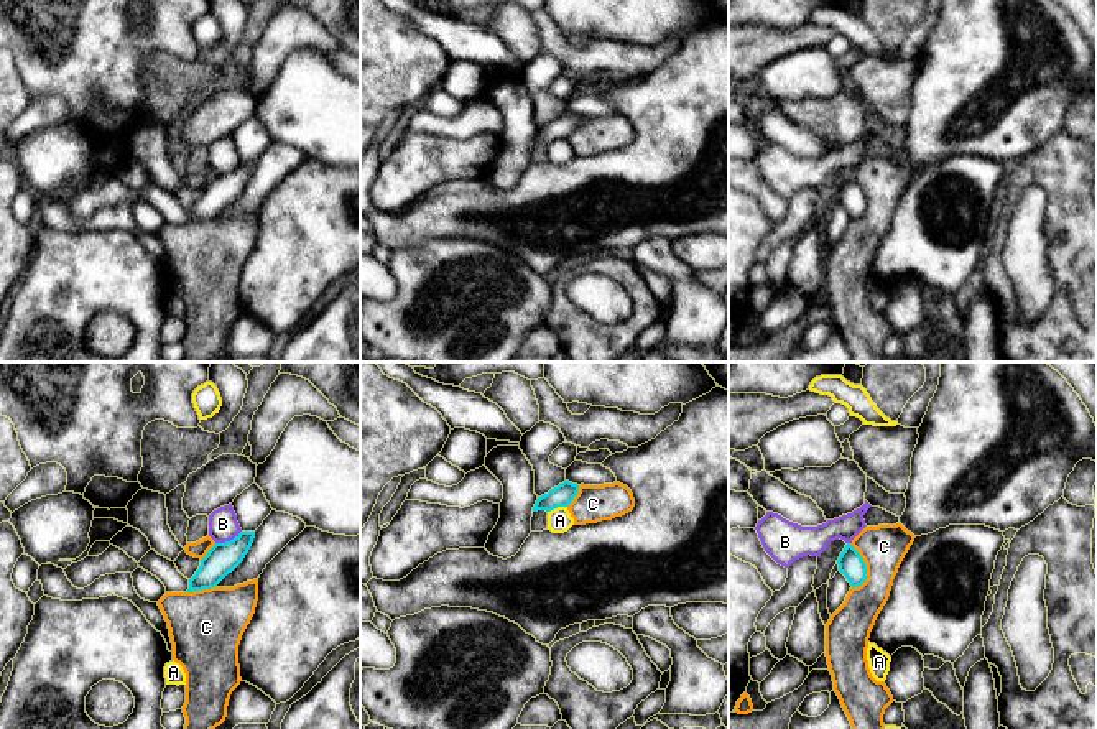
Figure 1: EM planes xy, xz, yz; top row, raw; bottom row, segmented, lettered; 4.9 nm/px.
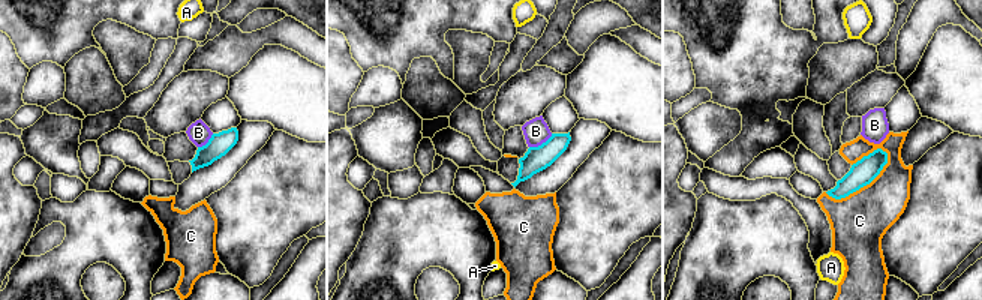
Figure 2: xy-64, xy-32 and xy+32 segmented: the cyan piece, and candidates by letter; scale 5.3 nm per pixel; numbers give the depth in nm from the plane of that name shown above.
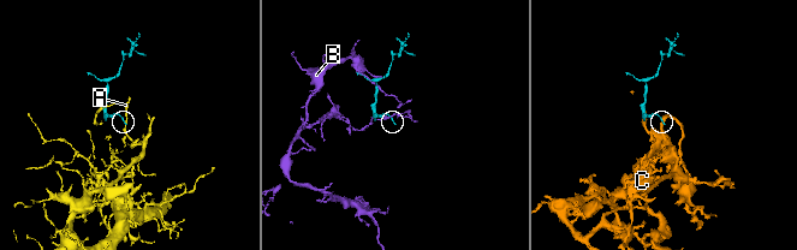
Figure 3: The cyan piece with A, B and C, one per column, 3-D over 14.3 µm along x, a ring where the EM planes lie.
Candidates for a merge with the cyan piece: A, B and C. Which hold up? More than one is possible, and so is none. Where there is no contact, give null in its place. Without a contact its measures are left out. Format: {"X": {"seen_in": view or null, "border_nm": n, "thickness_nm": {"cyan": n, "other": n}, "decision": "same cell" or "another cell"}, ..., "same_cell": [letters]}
{"A": {"seen_in": "xz", "border_nm": 100, "thickness_nm": {"cyan": 110, "other": 120}, "decision": "another cell"}, "B": {"seen_in": "xy", "border_nm": 140, "thickness_nm": {"cyan": 160, "other": 140}, "decision": "another cell"}, "C": {"seen_in": "yz", "border_nm": 220, "thickness_nm": {"cyan": 120, "other": 220}, "decision": "another cell"}, "same_cell": []}

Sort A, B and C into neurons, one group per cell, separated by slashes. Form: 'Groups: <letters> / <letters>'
Groups: A / B / C

